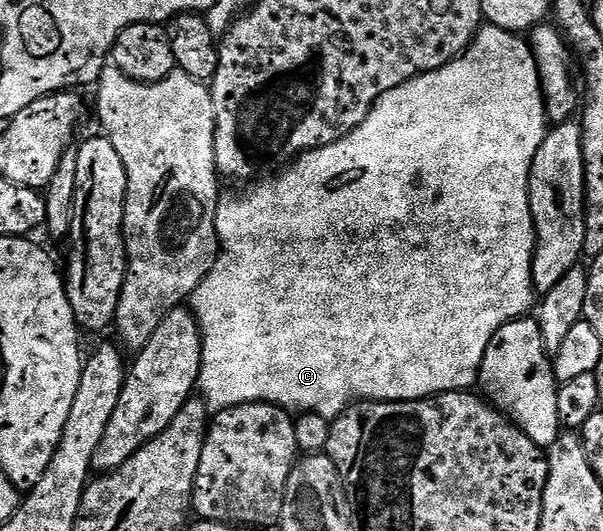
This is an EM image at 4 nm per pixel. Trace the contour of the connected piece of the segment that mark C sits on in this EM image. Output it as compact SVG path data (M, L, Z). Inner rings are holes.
M484 23L477 29L471 45L450 63L446 63L441 69L421 73L420 76L386 91L386 95L382 95L373 103L370 115L366 115L363 123L354 131L350 131L350 135L321 149L312 149L308 153L300 154L281 172L285 173L280 178L269 176L267 179L260 179L249 184L245 188L249 189L245 193L238 194L237 197L225 196L216 207L216 234L220 240L220 254L216 257L210 275L206 275L206 279L202 279L202 283L193 291L190 298L190 308L196 317L196 326L200 329L200 341L202 342L198 393L204 404L208 406L209 410L219 411L235 405L244 405L247 401L268 401L272 405L279 405L281 409L295 411L297 414L317 413L323 417L335 419L348 406L356 404L359 400L423 401L425 397L434 397L438 393L458 393L471 390L477 384L480 364L486 355L486 347L490 347L490 339L494 339L494 335L507 321L516 321L519 317L525 316L531 310L528 308L531 305L533 308L534 305L532 252L536 246L536 228L530 211L528 180L530 179L530 167L534 163L534 155L538 155L538 147L542 143L549 125L548 114L544 108L544 94L540 92L540 73L536 70L536 57L532 54L531 46L523 36L508 33L505 29L498 29L494 25Z

